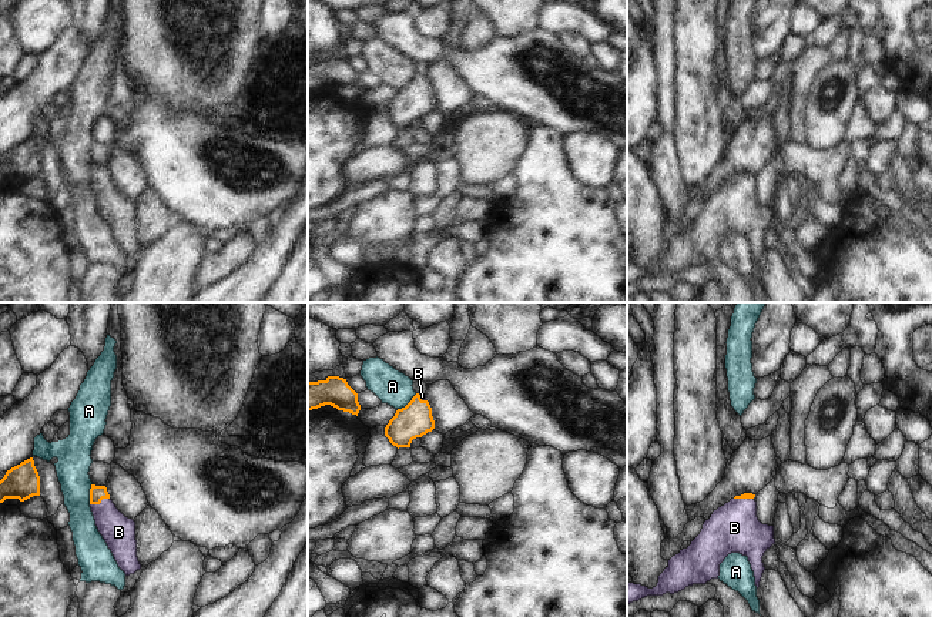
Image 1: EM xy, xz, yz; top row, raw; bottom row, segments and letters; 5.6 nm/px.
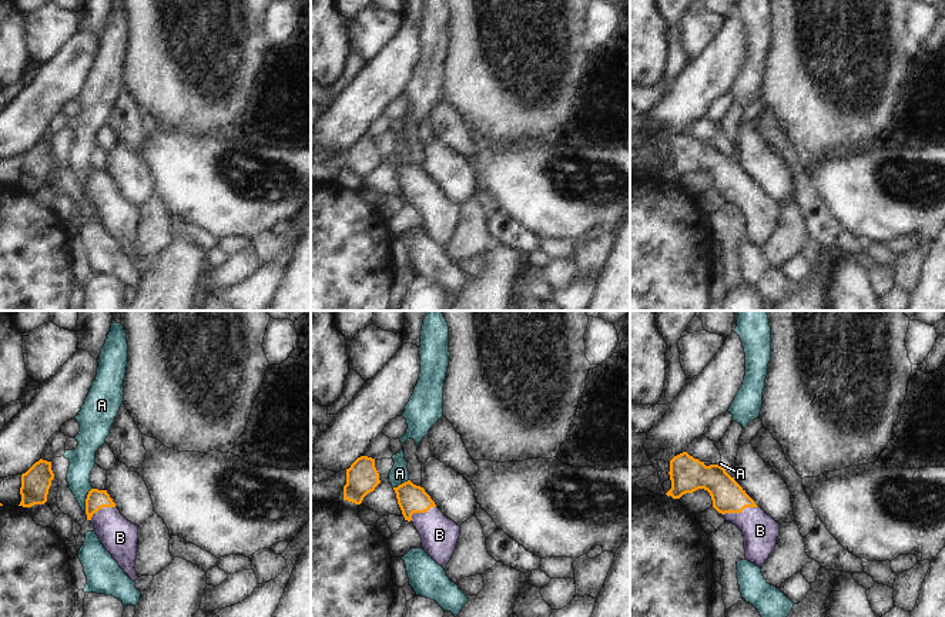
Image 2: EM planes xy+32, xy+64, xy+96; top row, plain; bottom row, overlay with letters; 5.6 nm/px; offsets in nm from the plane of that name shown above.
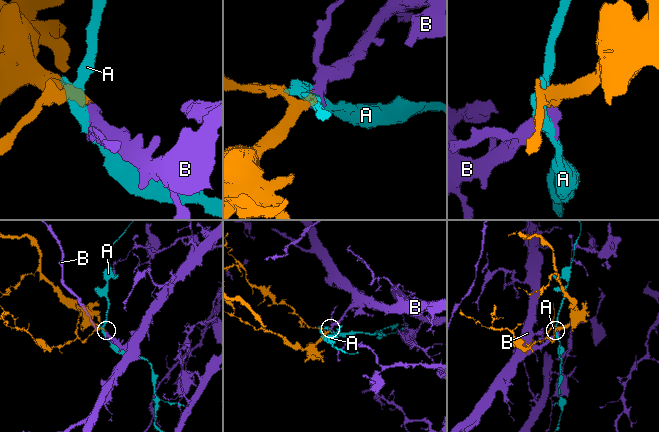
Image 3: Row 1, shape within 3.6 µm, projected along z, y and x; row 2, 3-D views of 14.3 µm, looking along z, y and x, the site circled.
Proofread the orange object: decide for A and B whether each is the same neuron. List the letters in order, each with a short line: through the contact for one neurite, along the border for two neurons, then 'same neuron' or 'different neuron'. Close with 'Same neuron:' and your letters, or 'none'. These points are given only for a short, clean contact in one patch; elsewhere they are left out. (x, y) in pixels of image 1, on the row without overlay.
A: different neuron
B: line xy (97, 174), (99, 184), (118, 213); same neuron
Same neuron: B

